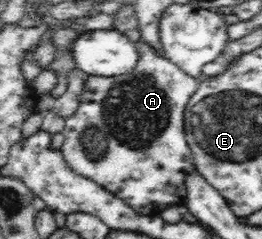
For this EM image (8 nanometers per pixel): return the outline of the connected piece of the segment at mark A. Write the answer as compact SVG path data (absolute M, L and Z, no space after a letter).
M139 41L136 48L139 60L131 72L119 77L87 76L78 110L65 119L62 131L65 139L60 150L65 162L77 174L94 180L140 215L149 216L159 214L172 204L185 203L185 178L195 172L196 166L185 136L184 113L199 82L167 57L157 54L148 44Z

